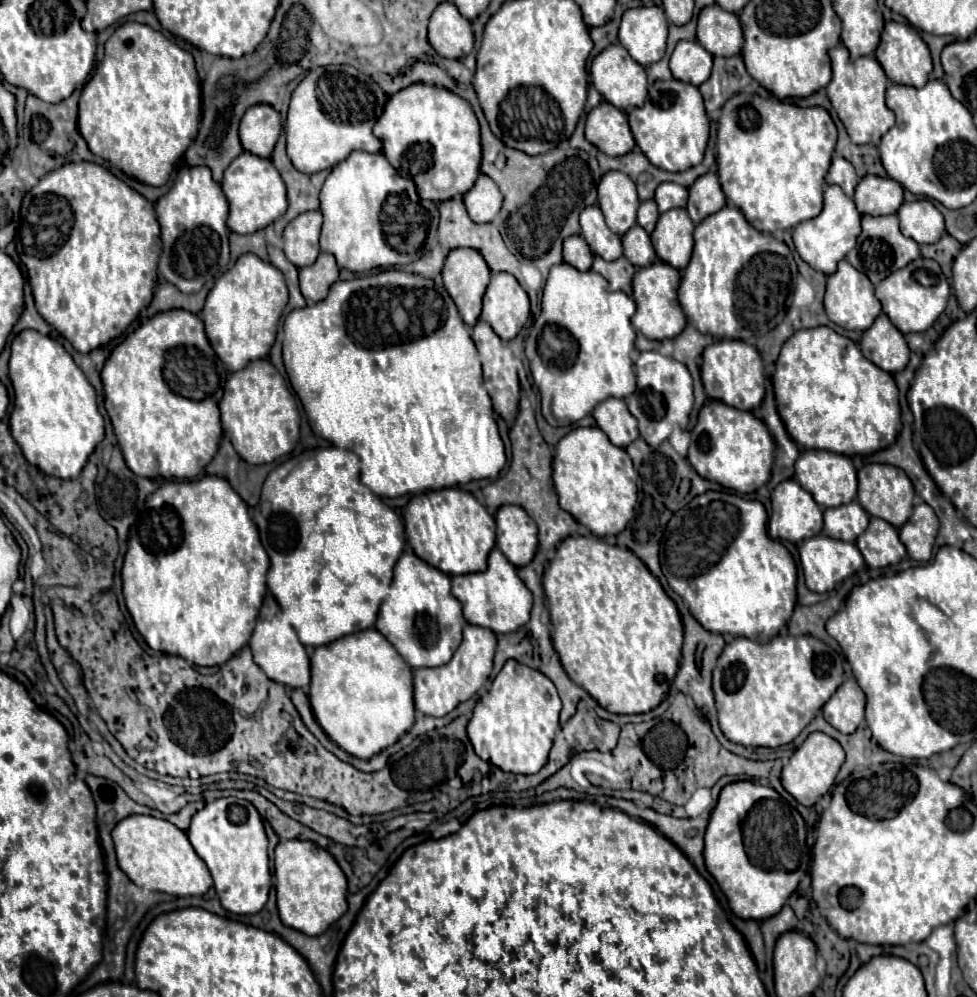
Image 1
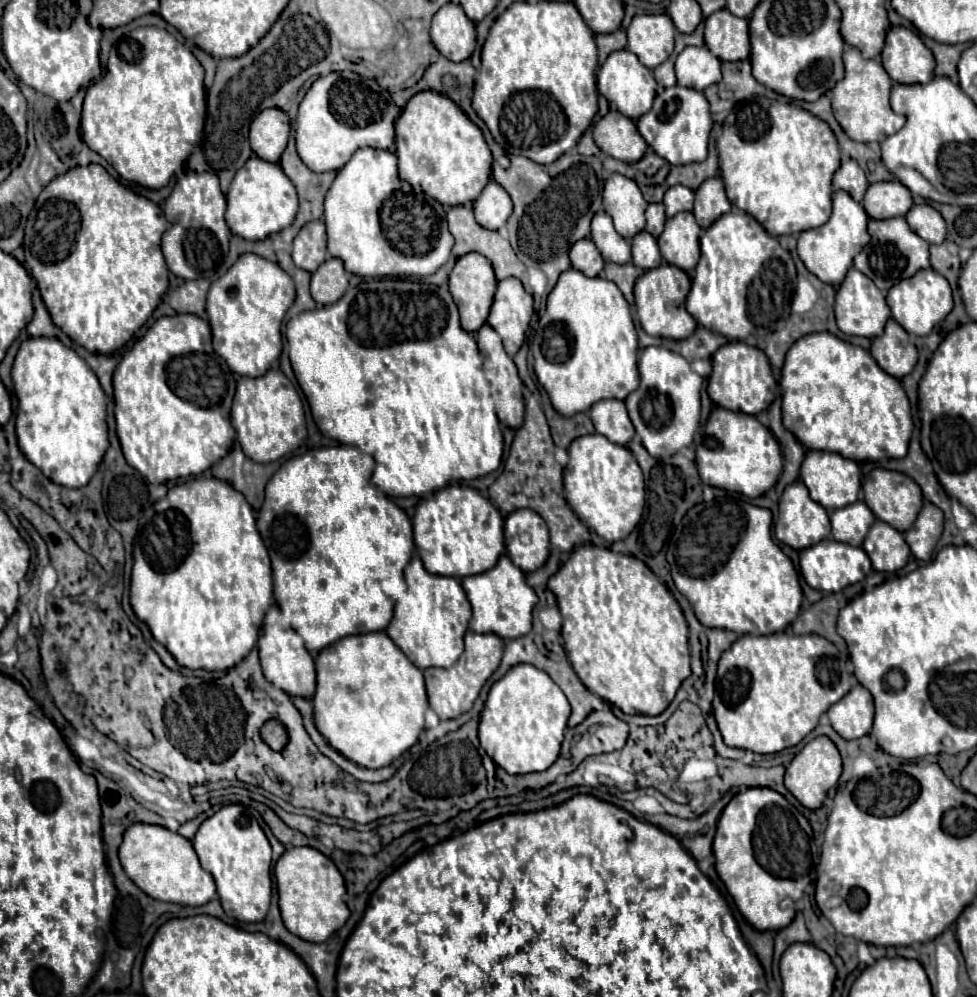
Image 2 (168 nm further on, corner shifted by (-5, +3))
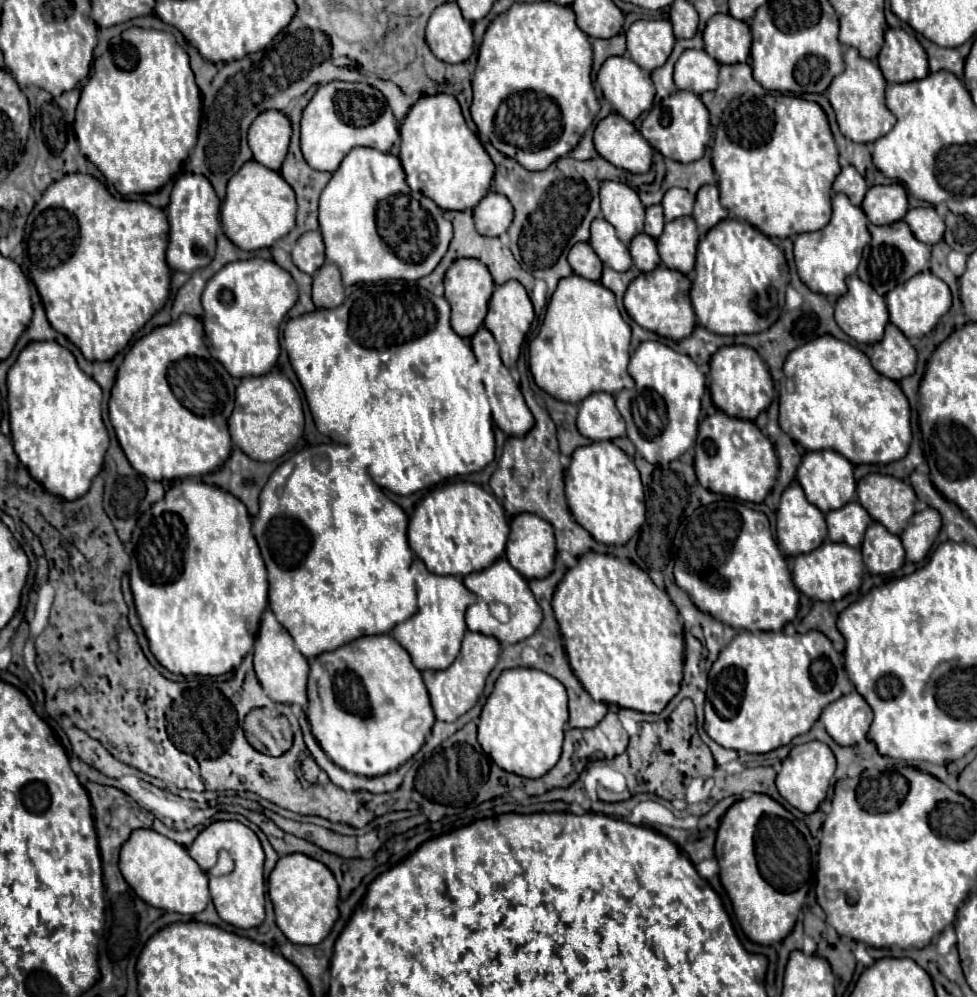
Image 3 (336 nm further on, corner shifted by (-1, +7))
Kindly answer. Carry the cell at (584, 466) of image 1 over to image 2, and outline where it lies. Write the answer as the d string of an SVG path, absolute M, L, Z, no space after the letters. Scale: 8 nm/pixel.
M592 433L576 439L568 447L568 465L564 469L564 493L578 519L606 541L626 539L642 519L644 479L634 455L606 437Z

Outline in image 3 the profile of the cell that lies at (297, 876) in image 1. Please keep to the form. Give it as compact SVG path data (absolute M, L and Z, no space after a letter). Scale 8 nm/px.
M290 853L278 859L268 877L268 893L276 911L276 925L298 945L318 945L340 917L338 883L332 871L304 853Z

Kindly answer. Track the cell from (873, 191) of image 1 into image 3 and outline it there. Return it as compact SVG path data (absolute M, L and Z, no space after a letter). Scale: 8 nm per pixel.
M900 183L874 185L868 189L862 211L874 225L888 225L890 221L900 221L908 209L908 193Z

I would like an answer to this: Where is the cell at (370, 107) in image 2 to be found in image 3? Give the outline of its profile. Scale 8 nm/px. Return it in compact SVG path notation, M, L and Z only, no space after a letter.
M330 81L318 87L310 103L302 111L300 121L300 149L306 163L312 169L334 173L344 159L344 155L356 147L372 147L378 151L390 151L398 141L398 123L386 97L372 85L350 83L350 81Z

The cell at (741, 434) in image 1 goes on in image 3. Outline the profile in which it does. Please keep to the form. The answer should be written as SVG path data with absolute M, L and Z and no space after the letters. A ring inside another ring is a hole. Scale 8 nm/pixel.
M716 411L700 423L694 467L702 487L742 501L762 503L778 475L778 457L774 453L774 445L754 421L728 417L726 413ZM734 437L738 437L738 443Z

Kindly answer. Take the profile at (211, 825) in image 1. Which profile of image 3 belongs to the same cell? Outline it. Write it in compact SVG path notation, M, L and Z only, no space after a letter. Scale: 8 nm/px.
M214 821L204 827L188 847L190 857L206 871L218 861L218 851L226 849L234 861L234 869L222 877L210 877L210 895L218 915L240 929L258 927L264 921L264 849L256 833L240 821Z

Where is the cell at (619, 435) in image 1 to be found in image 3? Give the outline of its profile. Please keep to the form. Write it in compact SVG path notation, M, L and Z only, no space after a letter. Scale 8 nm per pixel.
M594 393L586 397L586 401L580 403L576 425L578 431L592 441L616 439L626 435L624 417L618 413L616 401L610 393Z

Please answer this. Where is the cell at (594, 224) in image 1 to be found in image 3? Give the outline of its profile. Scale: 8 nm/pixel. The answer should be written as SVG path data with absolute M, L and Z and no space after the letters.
M602 217L592 221L590 229L590 245L600 257L600 261L616 271L626 271L632 265L632 257L628 247L618 239L616 229Z

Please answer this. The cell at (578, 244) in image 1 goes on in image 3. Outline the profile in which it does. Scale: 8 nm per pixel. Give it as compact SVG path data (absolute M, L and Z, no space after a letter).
M578 243L568 253L568 263L572 271L584 279L598 281L602 275L602 261L594 253L594 249L588 243Z

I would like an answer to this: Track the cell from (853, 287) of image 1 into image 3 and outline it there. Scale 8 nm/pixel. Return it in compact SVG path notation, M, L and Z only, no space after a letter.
M858 275L846 277L848 291L836 301L836 323L858 343L874 343L882 339L888 323L888 309L872 285L866 285Z

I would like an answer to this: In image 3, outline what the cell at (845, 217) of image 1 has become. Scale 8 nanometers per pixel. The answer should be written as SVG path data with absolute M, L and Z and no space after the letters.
M836 193L832 197L832 219L826 227L814 233L800 233L794 239L794 259L800 279L826 297L840 297L846 293L844 279L850 273L856 273L856 267L862 257L862 249L870 241L868 233L868 217L864 211L848 201L844 193Z

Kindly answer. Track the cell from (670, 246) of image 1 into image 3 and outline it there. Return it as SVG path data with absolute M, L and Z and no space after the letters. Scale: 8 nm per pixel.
M678 217L666 223L664 233L656 239L662 263L668 269L688 273L694 269L698 229L692 217Z

